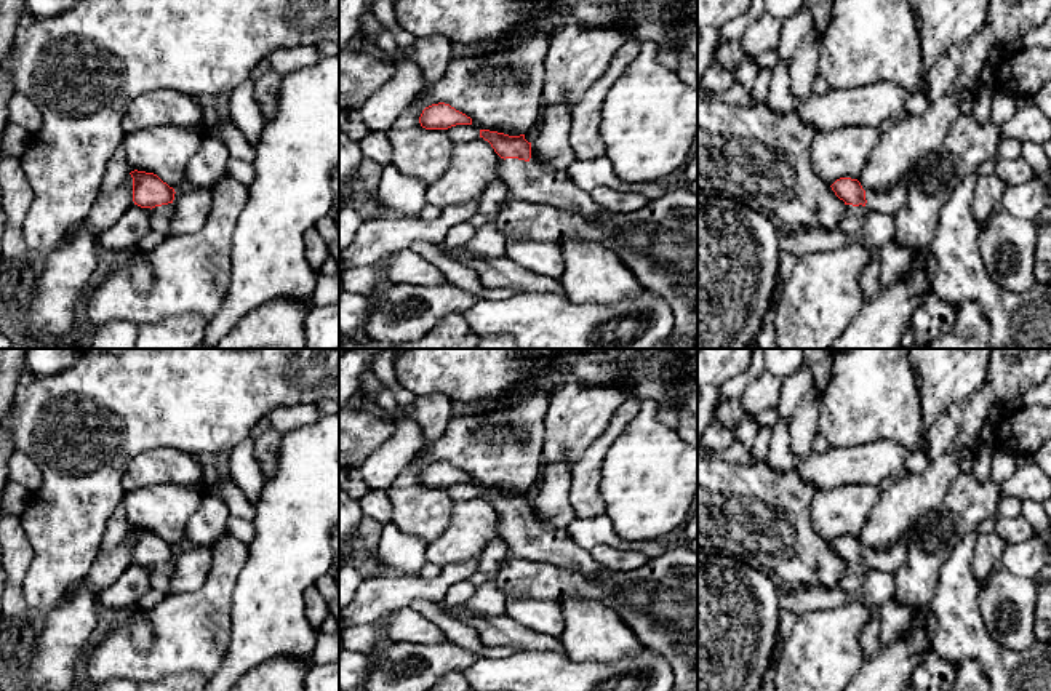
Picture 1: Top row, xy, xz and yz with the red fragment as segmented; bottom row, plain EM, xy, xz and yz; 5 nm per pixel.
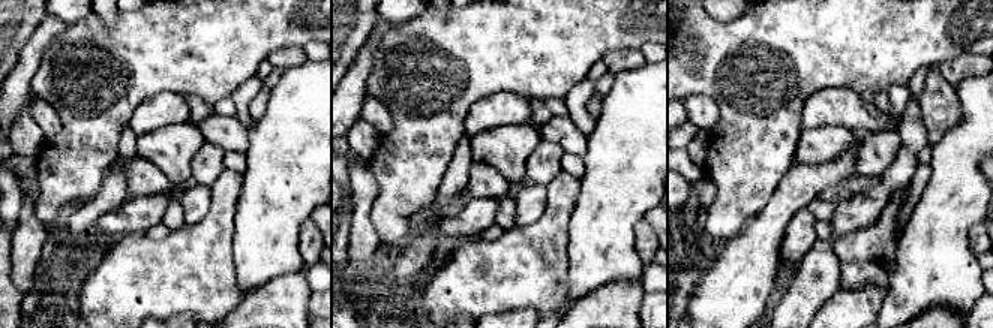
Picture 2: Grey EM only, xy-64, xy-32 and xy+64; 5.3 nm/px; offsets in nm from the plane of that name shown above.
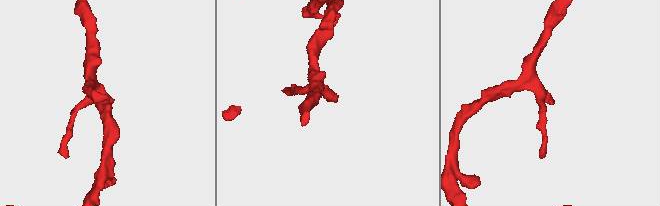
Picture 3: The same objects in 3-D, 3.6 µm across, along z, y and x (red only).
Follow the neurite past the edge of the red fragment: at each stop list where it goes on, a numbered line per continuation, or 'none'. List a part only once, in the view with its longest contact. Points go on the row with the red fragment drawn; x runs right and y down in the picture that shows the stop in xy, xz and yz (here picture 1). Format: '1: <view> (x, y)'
1: xz (527, 181)

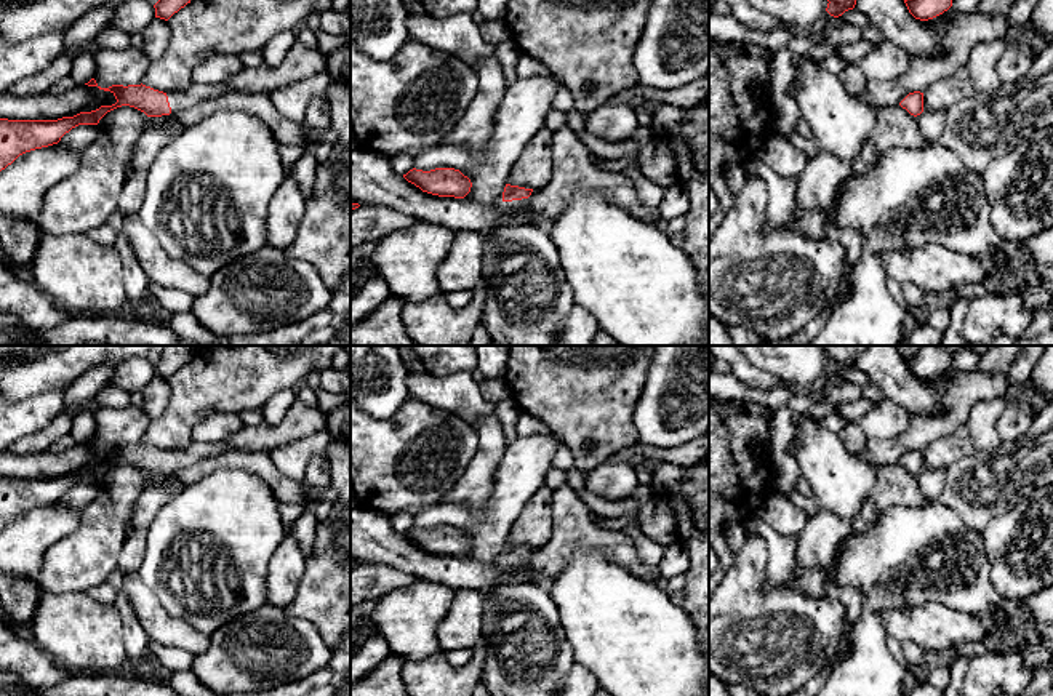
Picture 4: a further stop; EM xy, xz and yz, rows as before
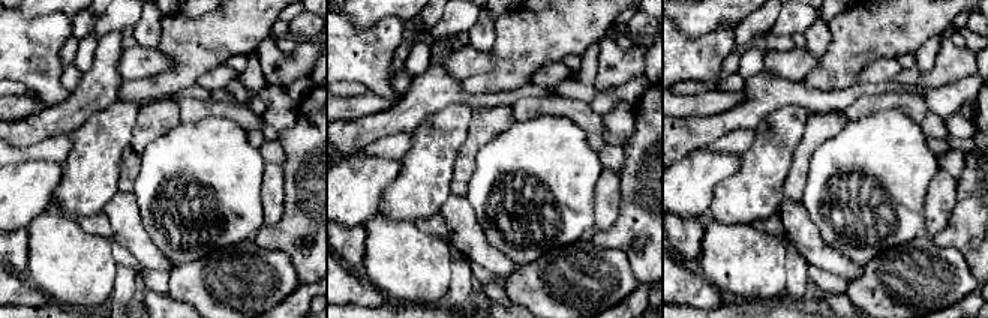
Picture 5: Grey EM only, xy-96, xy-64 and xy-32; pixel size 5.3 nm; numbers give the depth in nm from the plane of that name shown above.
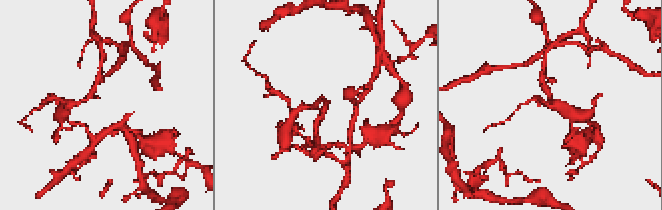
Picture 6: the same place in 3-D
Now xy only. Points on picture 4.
1: xy (178, 101)

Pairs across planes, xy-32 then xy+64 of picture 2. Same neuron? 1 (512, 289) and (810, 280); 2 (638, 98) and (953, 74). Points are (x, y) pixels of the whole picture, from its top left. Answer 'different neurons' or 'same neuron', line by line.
1: different neurons
2: different neurons

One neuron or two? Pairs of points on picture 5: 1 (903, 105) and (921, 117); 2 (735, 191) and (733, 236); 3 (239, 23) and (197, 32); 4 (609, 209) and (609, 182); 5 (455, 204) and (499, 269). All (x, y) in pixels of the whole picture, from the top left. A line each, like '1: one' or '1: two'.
1: one
2: two
3: one
4: one
5: one

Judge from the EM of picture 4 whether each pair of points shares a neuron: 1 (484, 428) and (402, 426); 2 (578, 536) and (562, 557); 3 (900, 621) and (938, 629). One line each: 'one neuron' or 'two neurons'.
1: two neurons
2: one neuron
3: one neuron

